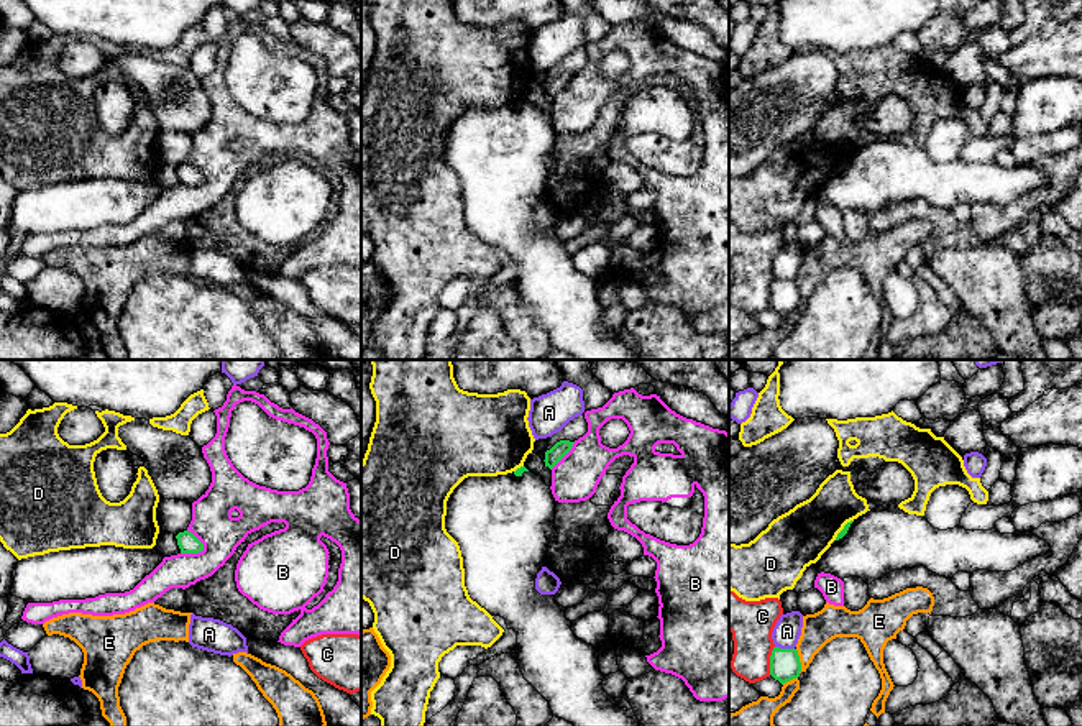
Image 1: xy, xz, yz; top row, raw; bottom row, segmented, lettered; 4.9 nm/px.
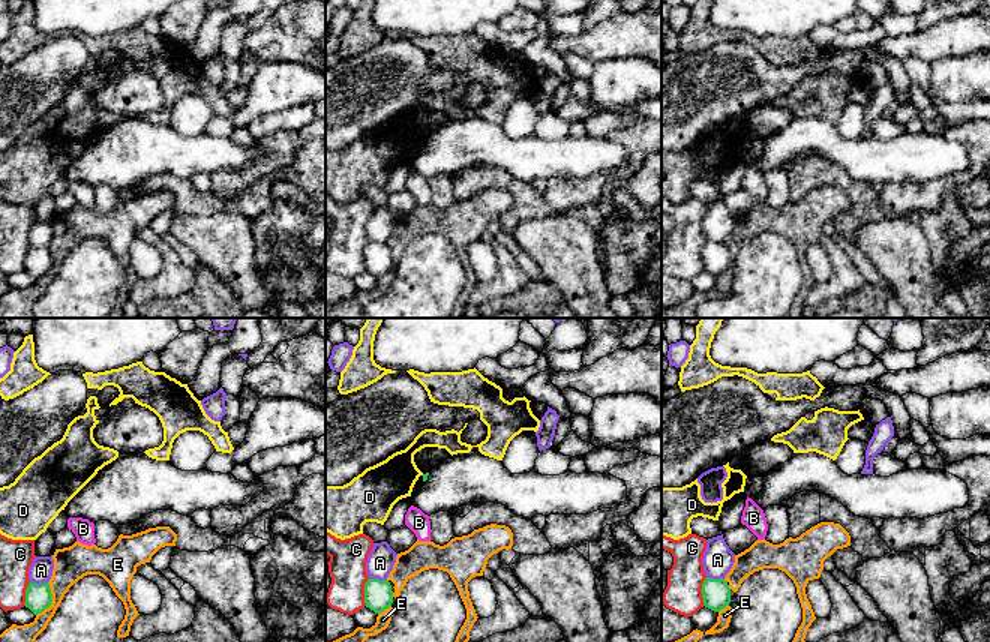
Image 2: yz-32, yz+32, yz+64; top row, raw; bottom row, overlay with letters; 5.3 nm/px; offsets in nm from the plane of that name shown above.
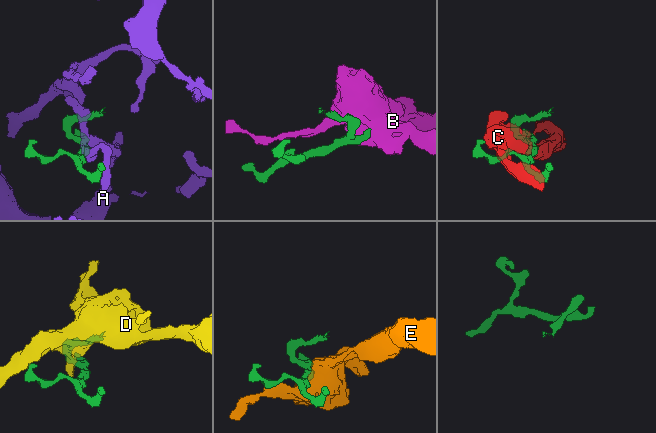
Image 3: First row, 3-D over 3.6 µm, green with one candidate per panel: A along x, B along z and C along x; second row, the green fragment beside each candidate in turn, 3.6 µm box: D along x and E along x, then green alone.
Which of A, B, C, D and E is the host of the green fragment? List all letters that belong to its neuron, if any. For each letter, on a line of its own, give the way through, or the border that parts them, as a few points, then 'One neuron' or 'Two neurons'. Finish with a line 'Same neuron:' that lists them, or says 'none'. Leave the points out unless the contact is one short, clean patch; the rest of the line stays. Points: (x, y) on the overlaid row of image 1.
A: Two neurons
B: Two neurons
C: Two neurons
D: Two neurons
E: Two neurons
Same neuron: none

